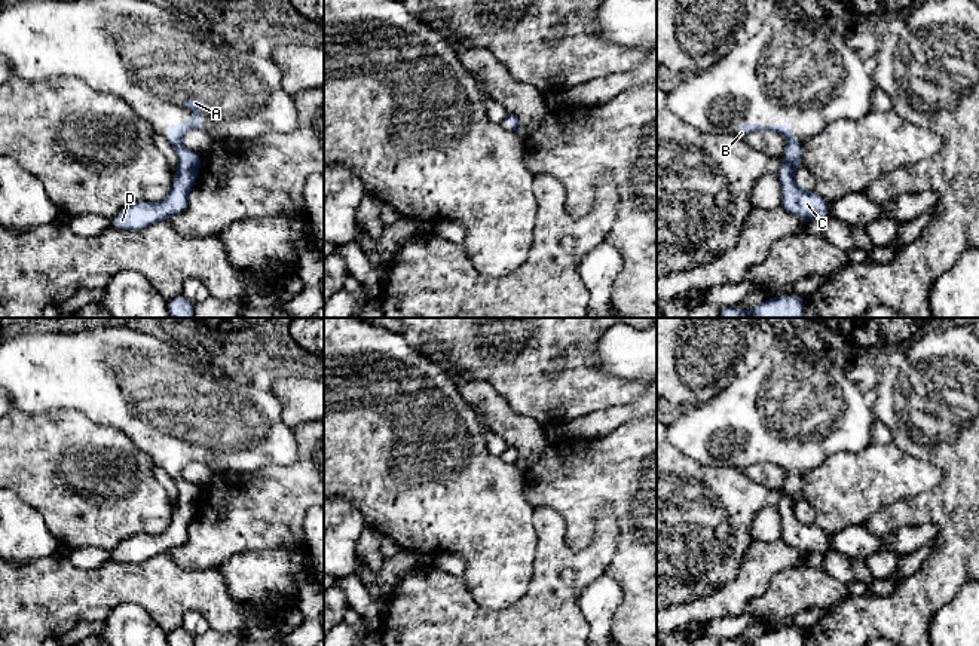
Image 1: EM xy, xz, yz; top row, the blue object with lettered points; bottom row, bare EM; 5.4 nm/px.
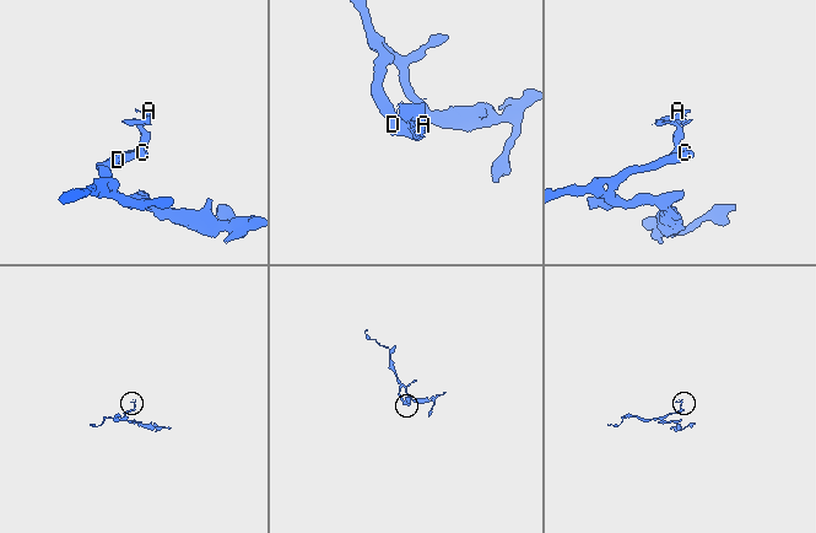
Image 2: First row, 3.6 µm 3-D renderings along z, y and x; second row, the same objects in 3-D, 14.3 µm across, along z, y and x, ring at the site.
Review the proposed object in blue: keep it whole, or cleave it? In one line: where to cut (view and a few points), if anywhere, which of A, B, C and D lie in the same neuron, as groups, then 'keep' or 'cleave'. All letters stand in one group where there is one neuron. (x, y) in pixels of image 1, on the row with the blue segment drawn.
cut none; groups A B C D; keep

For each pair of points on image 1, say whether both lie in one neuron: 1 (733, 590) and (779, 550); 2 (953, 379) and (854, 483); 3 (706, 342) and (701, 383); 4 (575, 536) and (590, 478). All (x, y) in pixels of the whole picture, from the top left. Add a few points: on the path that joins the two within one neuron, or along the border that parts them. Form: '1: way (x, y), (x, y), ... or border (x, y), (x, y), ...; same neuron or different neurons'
1: way (745, 584), (767, 562); same neuron
2: border (892, 443), (903, 452), (923, 459); different neurons
3: way (701, 352), (701, 373); same neuron
4: way (580, 521), (580, 493); same neuron

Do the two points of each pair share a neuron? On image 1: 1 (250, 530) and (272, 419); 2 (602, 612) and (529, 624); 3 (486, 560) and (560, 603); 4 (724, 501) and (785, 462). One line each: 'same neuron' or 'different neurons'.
1: different neurons
2: different neurons
3: different neurons
4: different neurons

